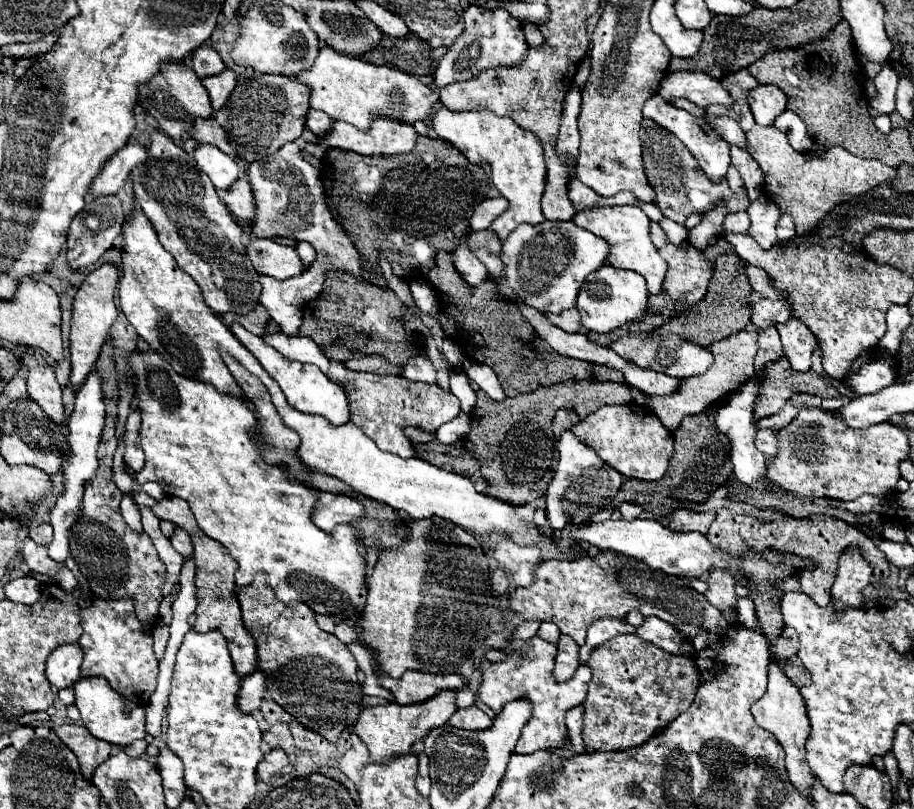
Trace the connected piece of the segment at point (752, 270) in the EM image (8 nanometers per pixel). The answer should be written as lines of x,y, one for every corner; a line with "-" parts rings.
748,266
746,268
746,274
750,278
750,284
756,292
760,292
762,296
770,296
770,298
778,298
778,292
770,286
770,276
762,270
762,268
756,268
756,266

